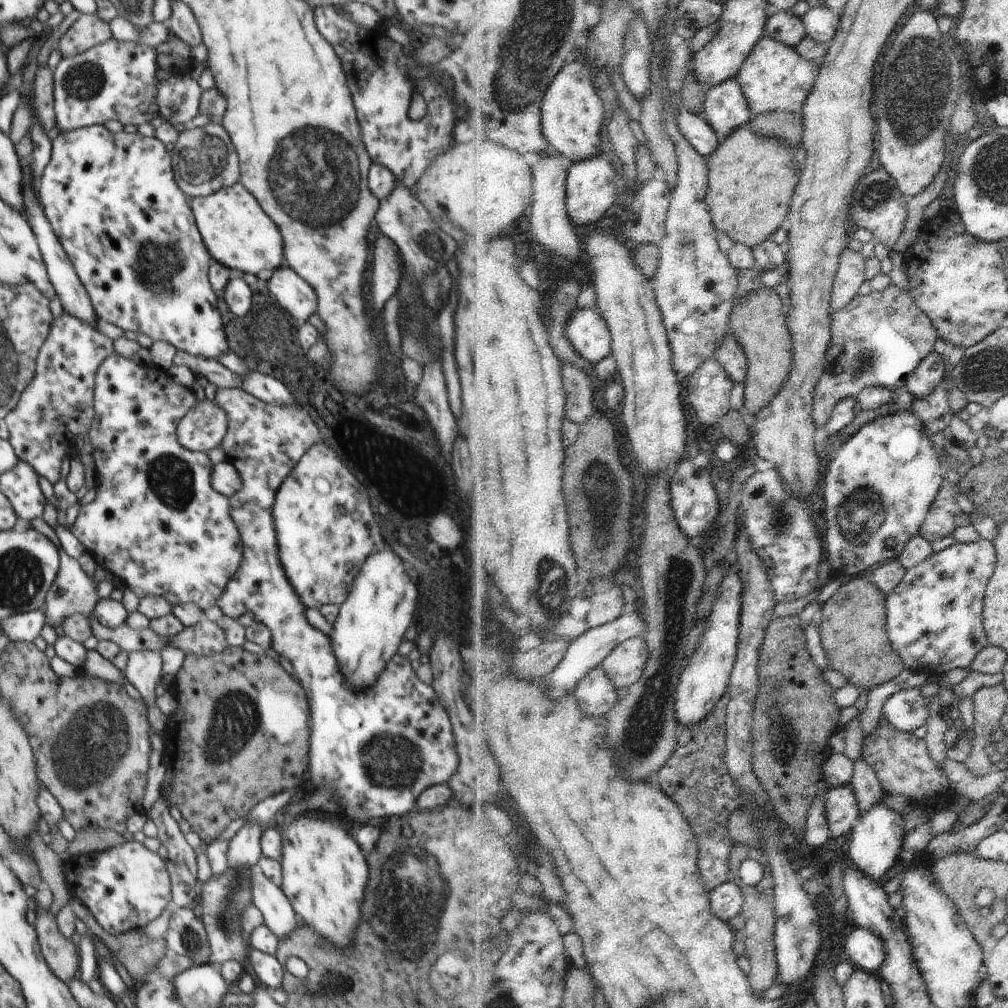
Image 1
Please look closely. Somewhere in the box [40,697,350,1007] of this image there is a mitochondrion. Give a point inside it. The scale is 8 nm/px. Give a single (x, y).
(87, 740)

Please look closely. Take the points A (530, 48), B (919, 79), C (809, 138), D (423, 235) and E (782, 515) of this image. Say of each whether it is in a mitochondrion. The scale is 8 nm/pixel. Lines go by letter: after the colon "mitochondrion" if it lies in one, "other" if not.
A: mitochondrion
B: mitochondrion
C: other
D: mitochondrion
E: mitochondrion

